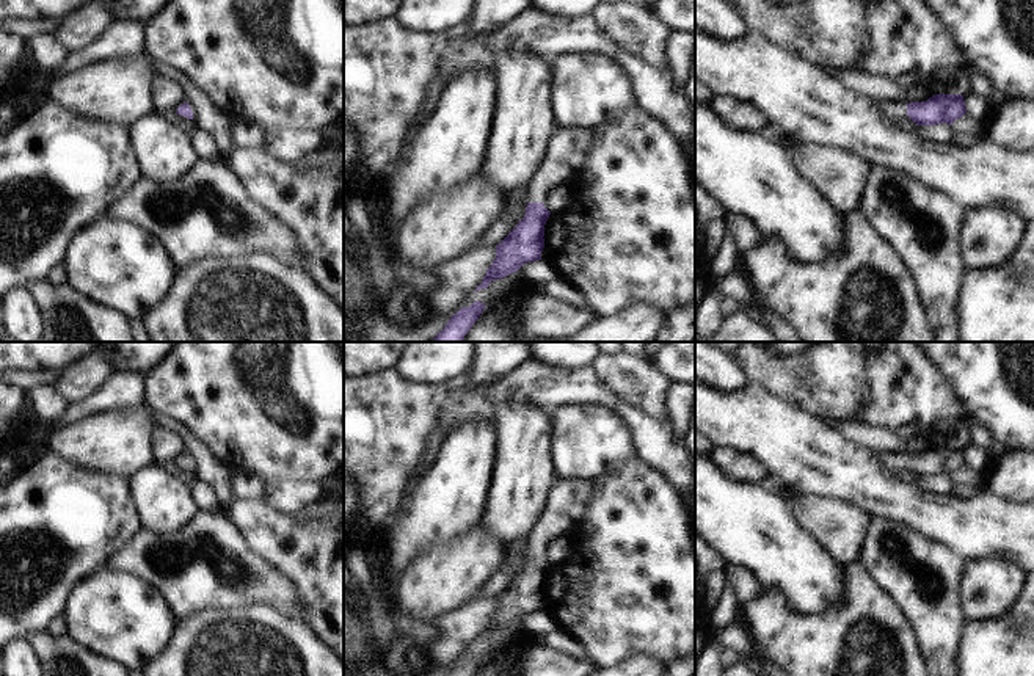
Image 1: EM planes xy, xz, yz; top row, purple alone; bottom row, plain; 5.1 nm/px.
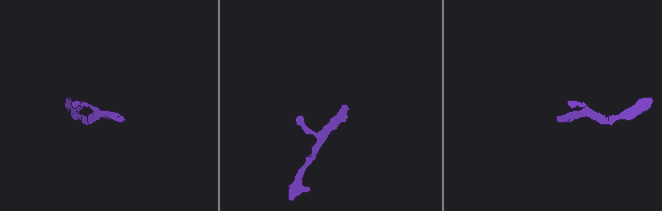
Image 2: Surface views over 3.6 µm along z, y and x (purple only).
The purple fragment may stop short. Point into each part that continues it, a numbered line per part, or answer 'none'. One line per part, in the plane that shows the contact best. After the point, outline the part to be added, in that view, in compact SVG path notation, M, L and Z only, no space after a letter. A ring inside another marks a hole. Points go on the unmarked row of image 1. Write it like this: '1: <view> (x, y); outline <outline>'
1: xz (564, 502); outline M557 478L527 538L530 554L543 554L549 541L566 535L581 518L584 500L592 488L592 482L585 478Z

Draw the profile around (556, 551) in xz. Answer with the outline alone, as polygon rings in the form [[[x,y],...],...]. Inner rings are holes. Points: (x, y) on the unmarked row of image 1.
[[[555,538],[548,543],[543,557],[555,566],[566,560],[566,543],[562,538]]]

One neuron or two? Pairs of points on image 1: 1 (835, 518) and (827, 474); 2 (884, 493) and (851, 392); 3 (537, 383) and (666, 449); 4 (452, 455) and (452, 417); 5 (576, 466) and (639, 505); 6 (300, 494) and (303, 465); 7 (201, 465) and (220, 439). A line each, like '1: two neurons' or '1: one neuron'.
1: two neurons
2: two neurons
3: one neuron
4: two neurons
5: two neurons
6: two neurons
7: two neurons

